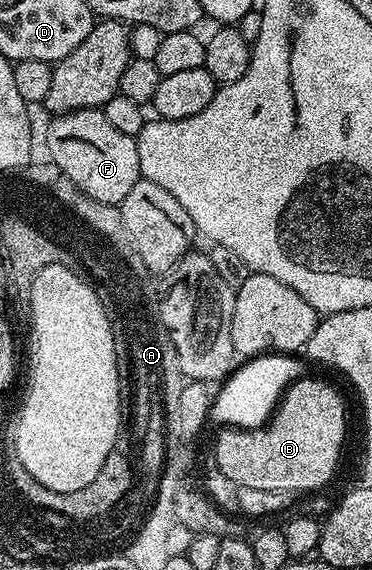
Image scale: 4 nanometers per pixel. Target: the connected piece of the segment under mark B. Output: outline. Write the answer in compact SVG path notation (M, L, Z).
M329 378L305 380L290 390L287 410L272 429L224 432L219 457L227 468L226 476L250 489L274 491L294 499L332 492L330 489L343 477L347 456L353 453L353 421L347 418L343 397Z

